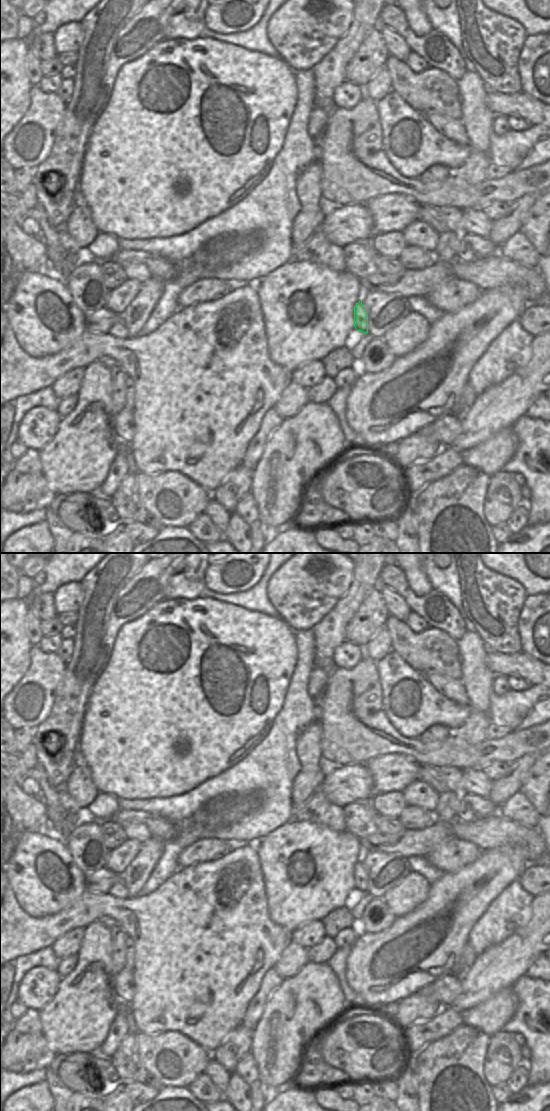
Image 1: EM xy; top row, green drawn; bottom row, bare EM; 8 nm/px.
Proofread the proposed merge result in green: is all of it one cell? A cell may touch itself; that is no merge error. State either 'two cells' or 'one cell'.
one cell

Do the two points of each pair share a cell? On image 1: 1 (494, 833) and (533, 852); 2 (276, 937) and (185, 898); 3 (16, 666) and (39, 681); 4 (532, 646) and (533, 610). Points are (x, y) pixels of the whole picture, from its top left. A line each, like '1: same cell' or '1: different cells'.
1: same cell
2: same cell
3: different cells
4: same cell

